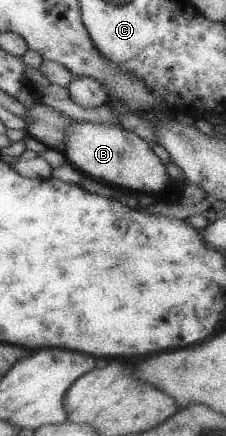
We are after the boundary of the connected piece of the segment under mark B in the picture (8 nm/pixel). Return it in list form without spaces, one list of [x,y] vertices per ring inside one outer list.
[[[72,120],[66,127],[63,155],[74,168],[114,189],[122,187],[139,194],[151,194],[173,186],[164,163],[153,153],[152,147],[138,135],[119,126]]]

